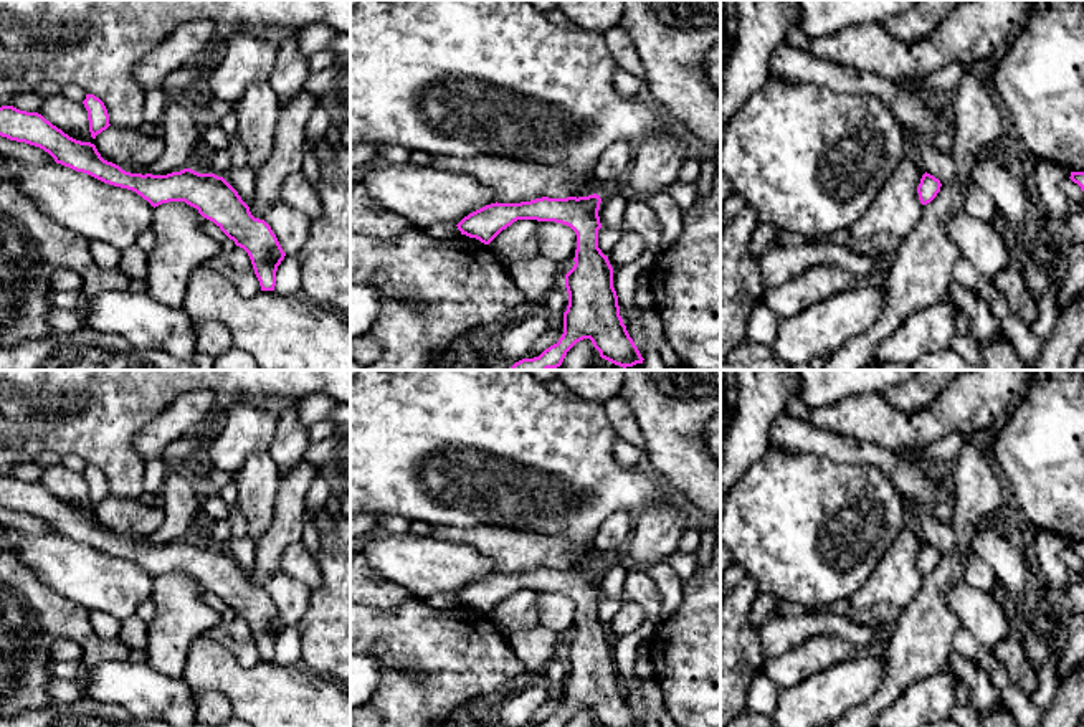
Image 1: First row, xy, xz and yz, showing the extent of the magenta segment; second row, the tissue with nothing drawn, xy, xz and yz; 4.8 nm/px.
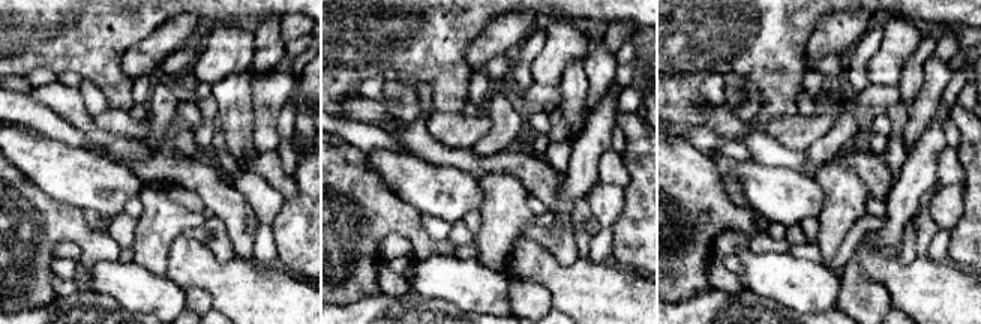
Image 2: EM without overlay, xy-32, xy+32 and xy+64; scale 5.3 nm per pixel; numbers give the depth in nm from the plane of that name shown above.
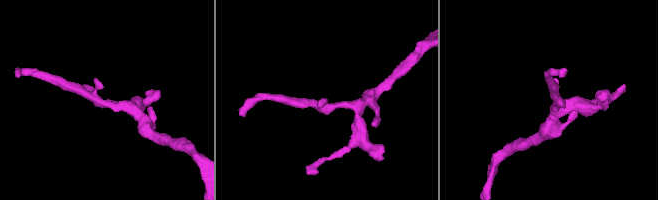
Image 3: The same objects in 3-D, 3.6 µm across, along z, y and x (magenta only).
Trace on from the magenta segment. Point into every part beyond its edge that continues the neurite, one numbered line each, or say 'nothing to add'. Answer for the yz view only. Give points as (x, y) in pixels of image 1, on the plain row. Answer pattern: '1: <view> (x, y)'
nothing to add

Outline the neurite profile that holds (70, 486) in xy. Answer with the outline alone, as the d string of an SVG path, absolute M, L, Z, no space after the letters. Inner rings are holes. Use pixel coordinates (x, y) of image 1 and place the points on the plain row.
M56 464L45 469L40 484L69 507L94 514L89 502L88 481L83 473Z

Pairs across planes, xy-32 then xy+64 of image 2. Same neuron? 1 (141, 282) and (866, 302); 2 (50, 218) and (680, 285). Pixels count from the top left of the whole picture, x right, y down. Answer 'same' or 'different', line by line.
1: different
2: same

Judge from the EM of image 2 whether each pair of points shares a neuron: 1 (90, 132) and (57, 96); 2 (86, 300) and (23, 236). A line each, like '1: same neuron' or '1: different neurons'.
1: same neuron
2: different neurons

